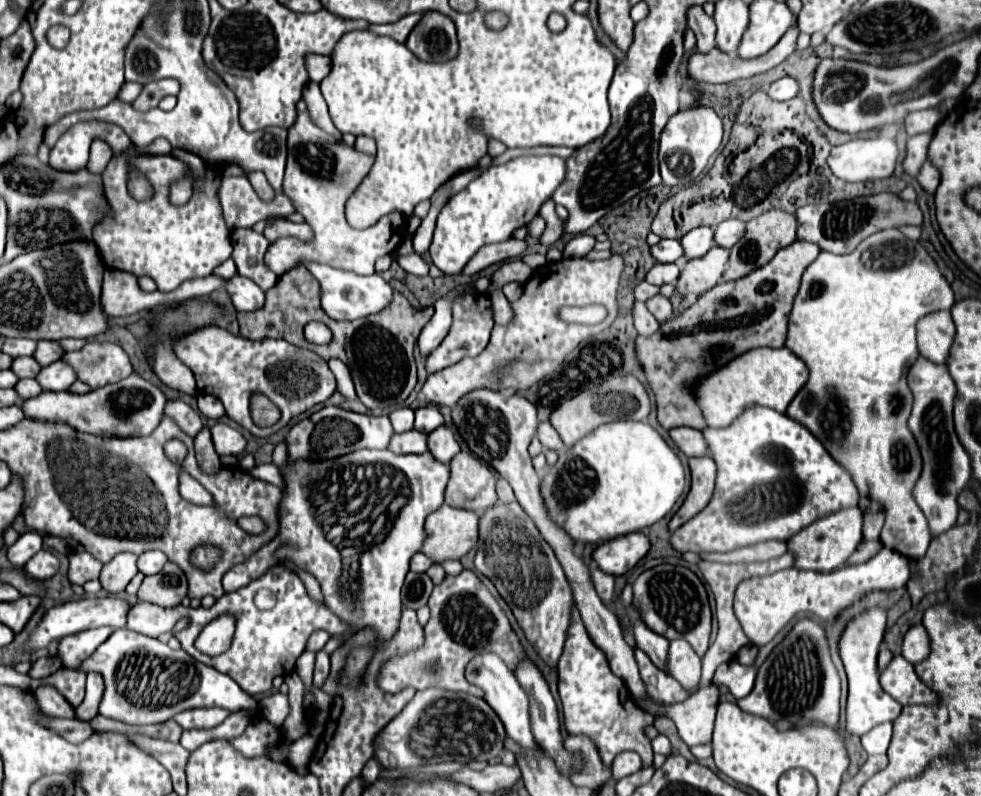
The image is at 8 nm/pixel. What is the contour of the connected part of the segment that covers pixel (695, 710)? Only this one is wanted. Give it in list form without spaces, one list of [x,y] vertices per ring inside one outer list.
[[[710,685],[708,689],[698,689],[690,699],[686,699],[684,703],[676,703],[674,707],[662,707],[654,703],[646,705],[652,713],[662,711],[662,715],[670,717],[676,723],[682,741],[688,747],[694,747],[712,739],[718,701],[718,687]]]

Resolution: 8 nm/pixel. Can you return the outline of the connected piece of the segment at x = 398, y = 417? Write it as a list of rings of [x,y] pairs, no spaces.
[[[402,407],[402,409],[396,409],[390,413],[390,421],[392,421],[392,427],[396,433],[402,433],[402,431],[408,431],[414,427],[414,411],[410,407]]]

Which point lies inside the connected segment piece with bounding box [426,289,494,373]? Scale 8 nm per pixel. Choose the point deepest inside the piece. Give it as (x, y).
(472, 312)

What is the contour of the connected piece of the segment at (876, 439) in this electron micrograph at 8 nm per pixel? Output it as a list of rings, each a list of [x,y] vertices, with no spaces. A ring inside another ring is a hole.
[[[888,229],[870,235],[846,255],[822,251],[802,275],[802,285],[788,323],[786,347],[808,363],[810,379],[792,399],[786,413],[808,427],[830,455],[850,471],[860,495],[870,495],[870,499],[884,505],[888,511],[884,527],[896,535],[896,543],[890,547],[914,561],[926,553],[932,535],[924,513],[912,513],[912,509],[916,511],[916,505],[910,491],[922,471],[922,459],[918,455],[918,445],[906,427],[914,399],[908,387],[908,367],[920,357],[916,323],[924,315],[948,311],[952,305],[952,287],[928,251],[918,241],[904,237],[898,229]]]

